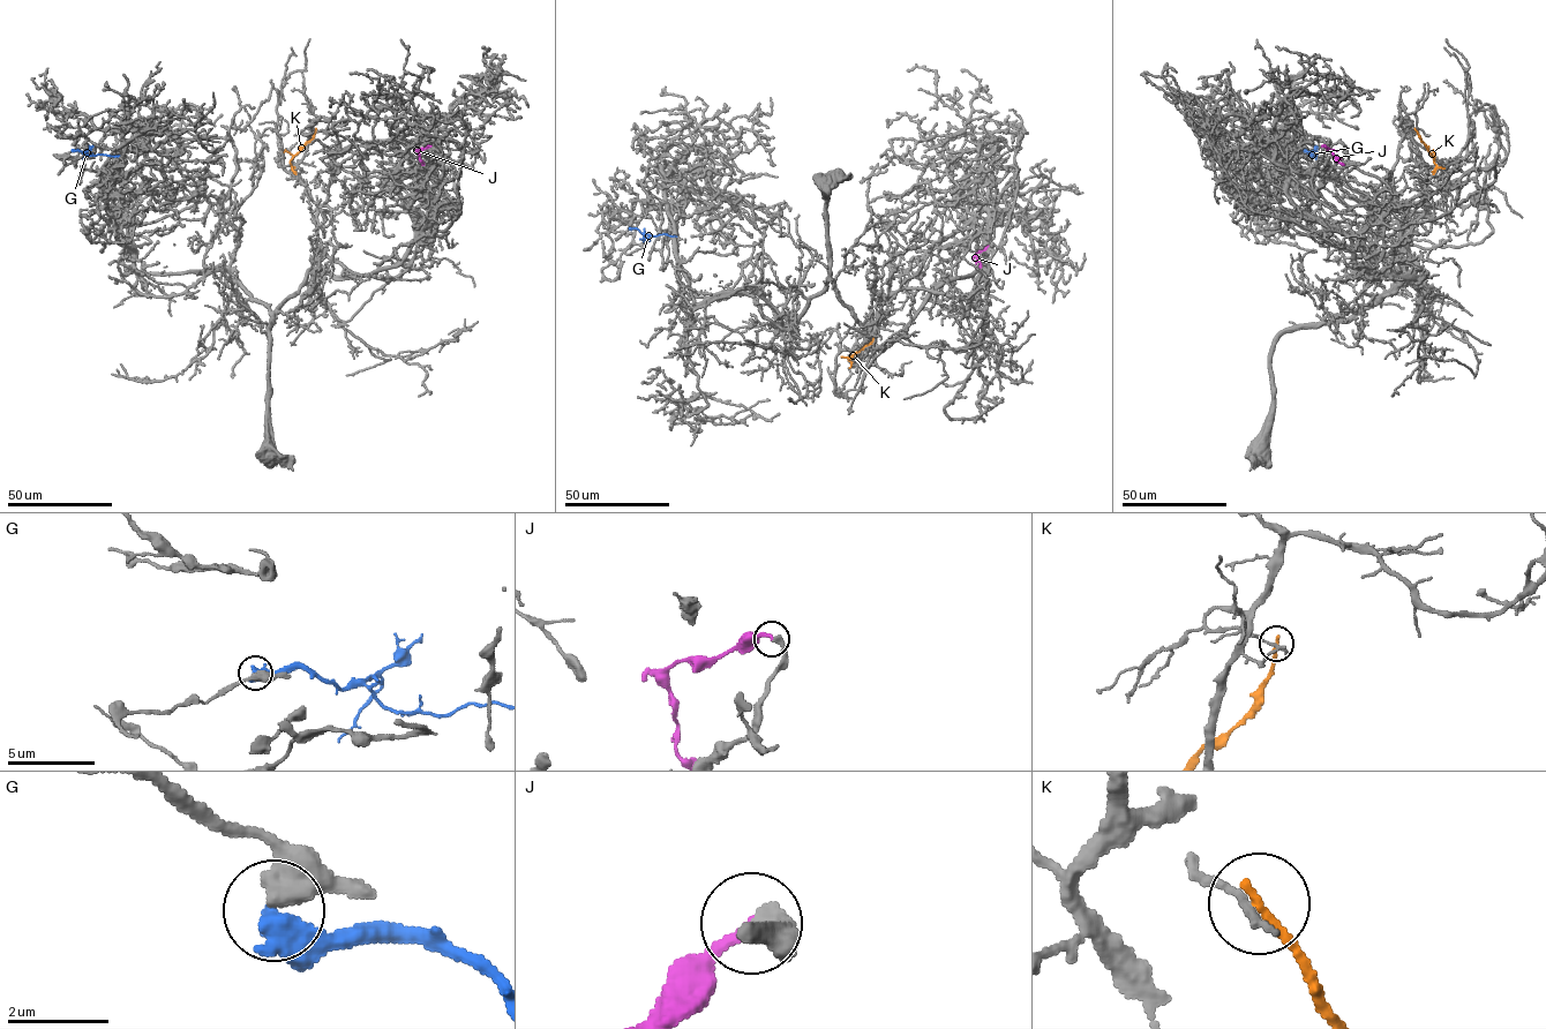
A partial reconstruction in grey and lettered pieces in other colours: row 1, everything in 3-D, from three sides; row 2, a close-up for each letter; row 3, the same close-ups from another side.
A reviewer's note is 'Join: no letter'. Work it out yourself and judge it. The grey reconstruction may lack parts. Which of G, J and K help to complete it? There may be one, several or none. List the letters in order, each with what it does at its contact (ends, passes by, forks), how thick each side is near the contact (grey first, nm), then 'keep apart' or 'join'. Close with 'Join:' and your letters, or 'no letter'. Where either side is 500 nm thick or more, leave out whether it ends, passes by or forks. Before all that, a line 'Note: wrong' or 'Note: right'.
Note: wrong
G: 550/600 nm | keep apart
J: it ends | 280/200 nm | join
K: it ends | 220/200 nm | keep apart
Join: J

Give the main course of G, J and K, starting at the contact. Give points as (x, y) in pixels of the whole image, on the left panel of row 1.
G: (73, 150), (92, 156), (119, 155)
J: (430, 145), (418, 150), (422, 165)
K: (315, 129), (314, 136), (290, 162), (292, 169)

